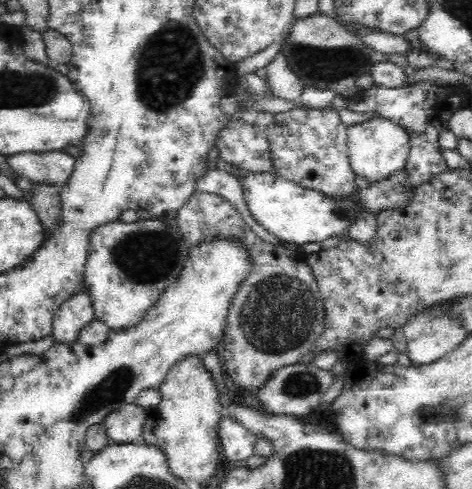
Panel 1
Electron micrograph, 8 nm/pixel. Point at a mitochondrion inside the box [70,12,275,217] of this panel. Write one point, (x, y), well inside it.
(170, 66)

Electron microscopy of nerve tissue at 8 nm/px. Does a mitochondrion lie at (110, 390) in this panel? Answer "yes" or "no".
yes

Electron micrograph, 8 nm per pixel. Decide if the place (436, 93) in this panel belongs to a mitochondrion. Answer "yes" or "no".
no

